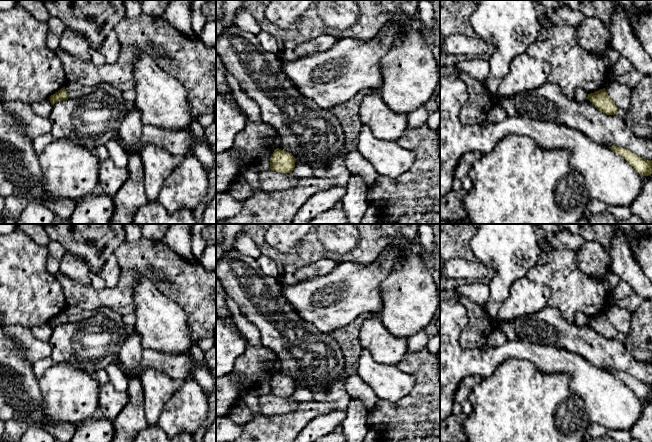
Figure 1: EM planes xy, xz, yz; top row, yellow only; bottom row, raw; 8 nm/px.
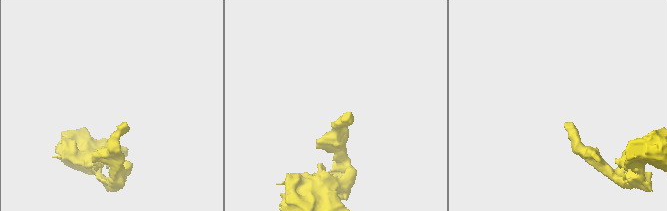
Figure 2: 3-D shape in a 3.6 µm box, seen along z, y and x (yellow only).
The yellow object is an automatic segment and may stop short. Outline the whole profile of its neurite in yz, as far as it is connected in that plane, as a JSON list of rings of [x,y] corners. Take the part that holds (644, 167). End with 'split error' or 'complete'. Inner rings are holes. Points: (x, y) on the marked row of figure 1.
[[[612,146],[609,148],[617,155],[624,158],[639,174],[643,176],[652,174],[652,160],[643,159],[623,147]]] | complete

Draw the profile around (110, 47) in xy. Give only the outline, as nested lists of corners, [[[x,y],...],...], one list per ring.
[[[113,30],[105,37],[99,52],[106,63],[115,63],[118,60],[119,49],[120,41]]]

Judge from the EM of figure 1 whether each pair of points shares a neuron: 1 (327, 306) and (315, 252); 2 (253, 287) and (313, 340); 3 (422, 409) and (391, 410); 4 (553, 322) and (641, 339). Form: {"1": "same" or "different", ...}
{"1": "different", "2": "same", "3": "same", "4": "different"}

